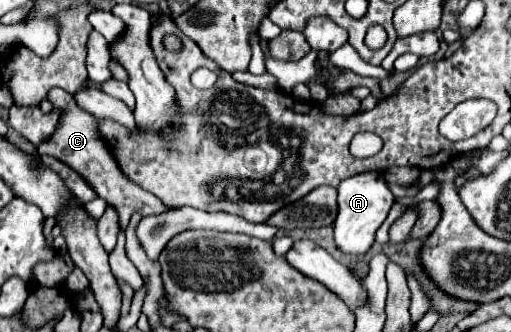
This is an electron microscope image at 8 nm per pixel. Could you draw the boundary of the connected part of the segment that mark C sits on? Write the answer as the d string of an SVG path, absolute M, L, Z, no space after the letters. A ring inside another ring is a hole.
M53 88L48 95L48 101L55 107L64 109L64 121L62 127L46 141L38 147L40 155L50 155L50 157L58 157L58 161L66 163L70 169L74 169L78 175L84 177L84 181L98 193L98 197L102 197L110 207L114 207L118 211L118 219L120 219L120 231L126 231L126 225L130 223L130 215L140 213L140 215L154 215L154 213L162 213L168 207L164 207L160 203L158 197L154 197L148 191L142 191L138 185L130 183L122 171L118 169L112 153L108 151L106 143L102 137L98 137L98 125L96 119L82 111L74 97L68 91L62 91L61 88Z

